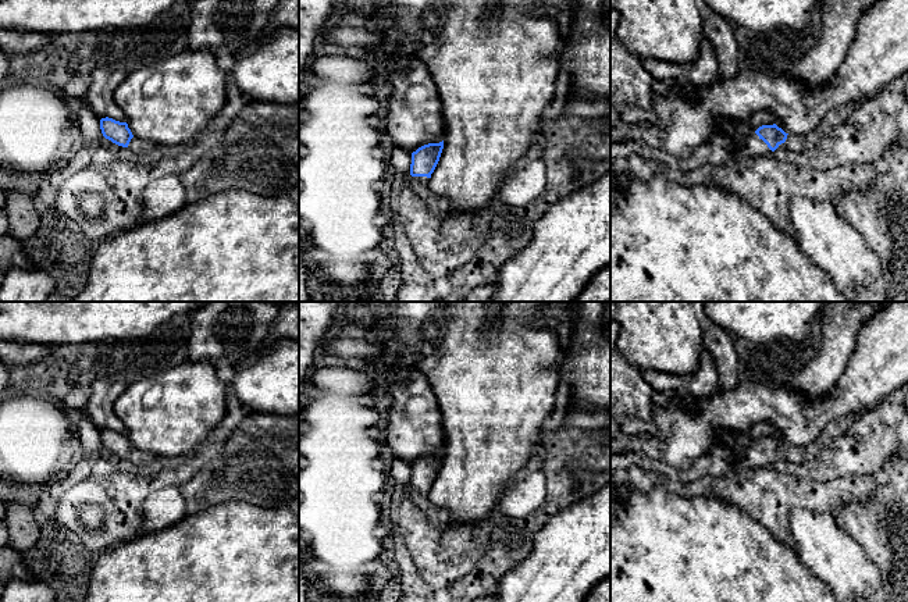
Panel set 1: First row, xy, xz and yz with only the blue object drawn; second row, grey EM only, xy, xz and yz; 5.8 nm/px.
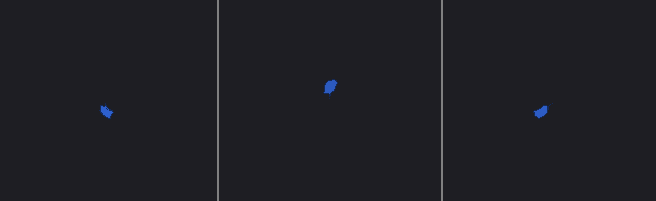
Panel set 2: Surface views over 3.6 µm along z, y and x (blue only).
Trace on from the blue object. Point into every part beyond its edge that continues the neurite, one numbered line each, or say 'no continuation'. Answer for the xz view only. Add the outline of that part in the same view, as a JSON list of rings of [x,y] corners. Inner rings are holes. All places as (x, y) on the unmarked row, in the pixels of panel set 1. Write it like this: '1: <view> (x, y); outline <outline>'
1: xz (438, 517); outline [[[407,488],[412,502],[427,516],[431,526],[442,528],[451,521],[446,510],[435,507],[428,499],[430,489]]]

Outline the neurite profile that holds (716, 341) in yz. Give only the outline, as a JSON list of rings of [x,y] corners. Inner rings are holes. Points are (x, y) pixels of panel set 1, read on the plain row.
[[[715,323],[706,325],[702,331],[702,343],[716,363],[719,374],[719,389],[733,391],[738,384],[738,353],[734,346],[734,338]]]

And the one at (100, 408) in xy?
[[[99,378],[93,382],[92,388],[92,396],[83,413],[92,420],[99,431],[108,428],[120,434],[127,434],[125,424],[114,412],[114,403],[125,391],[127,385]]]

